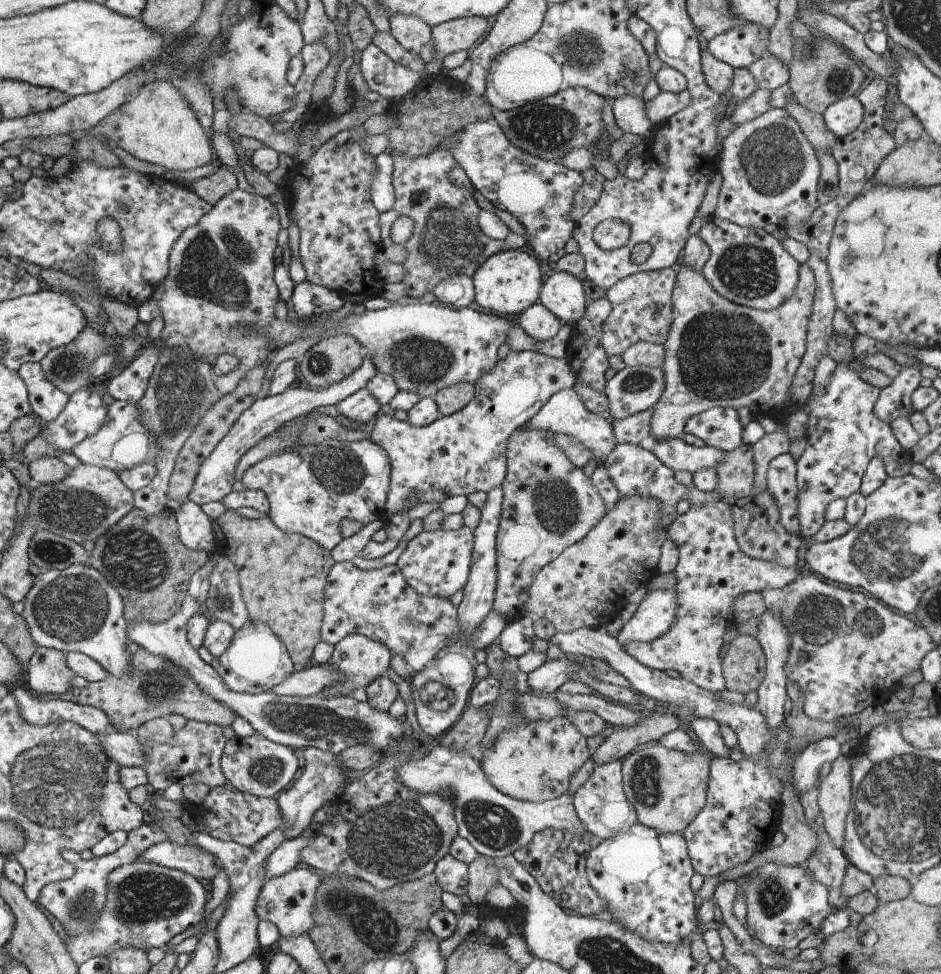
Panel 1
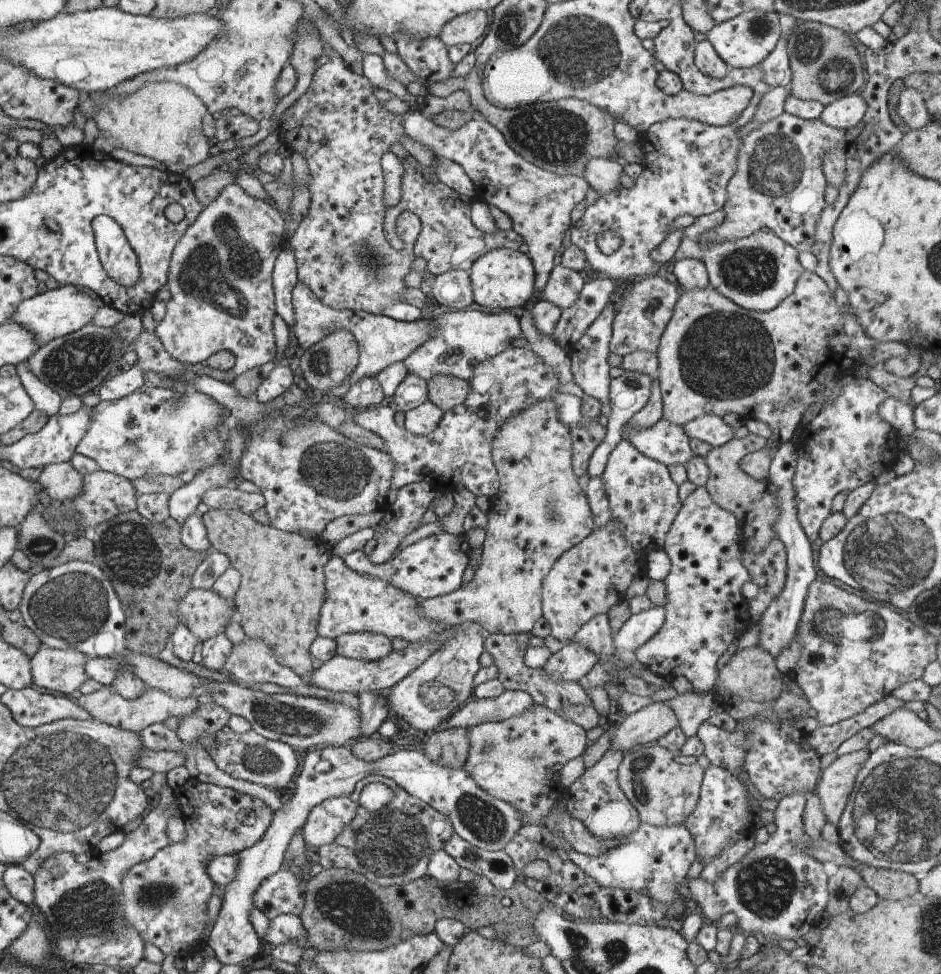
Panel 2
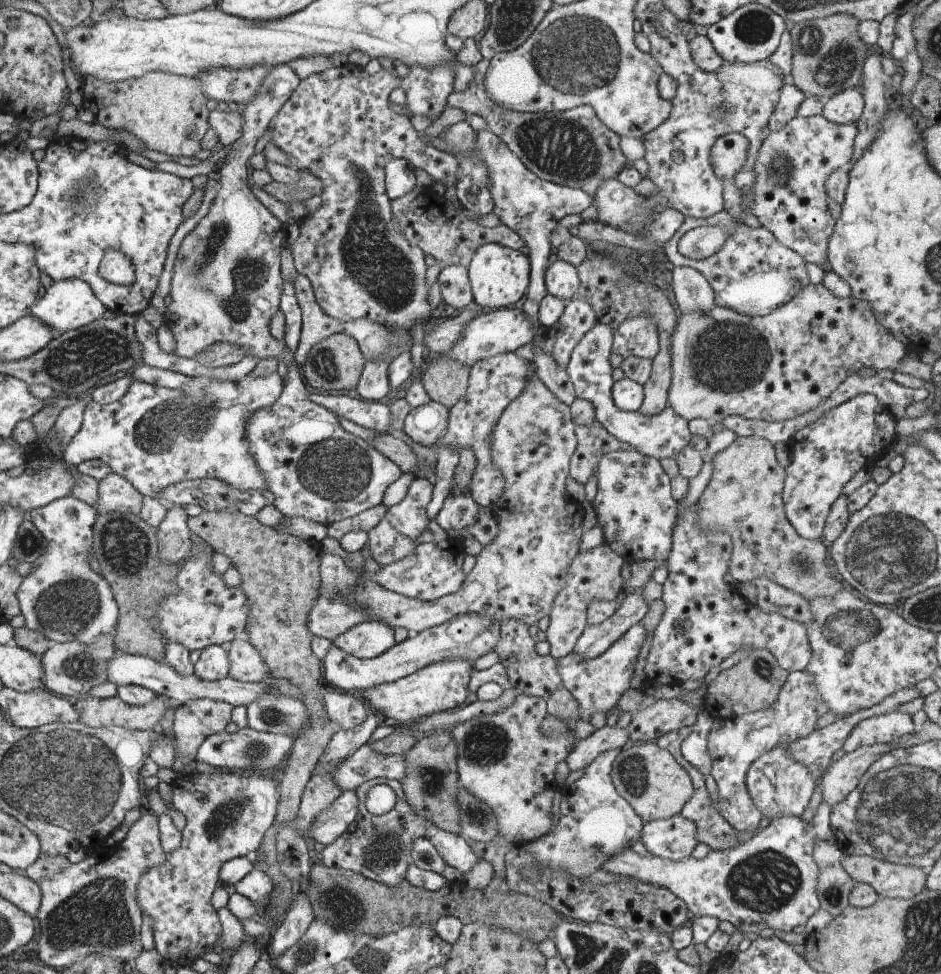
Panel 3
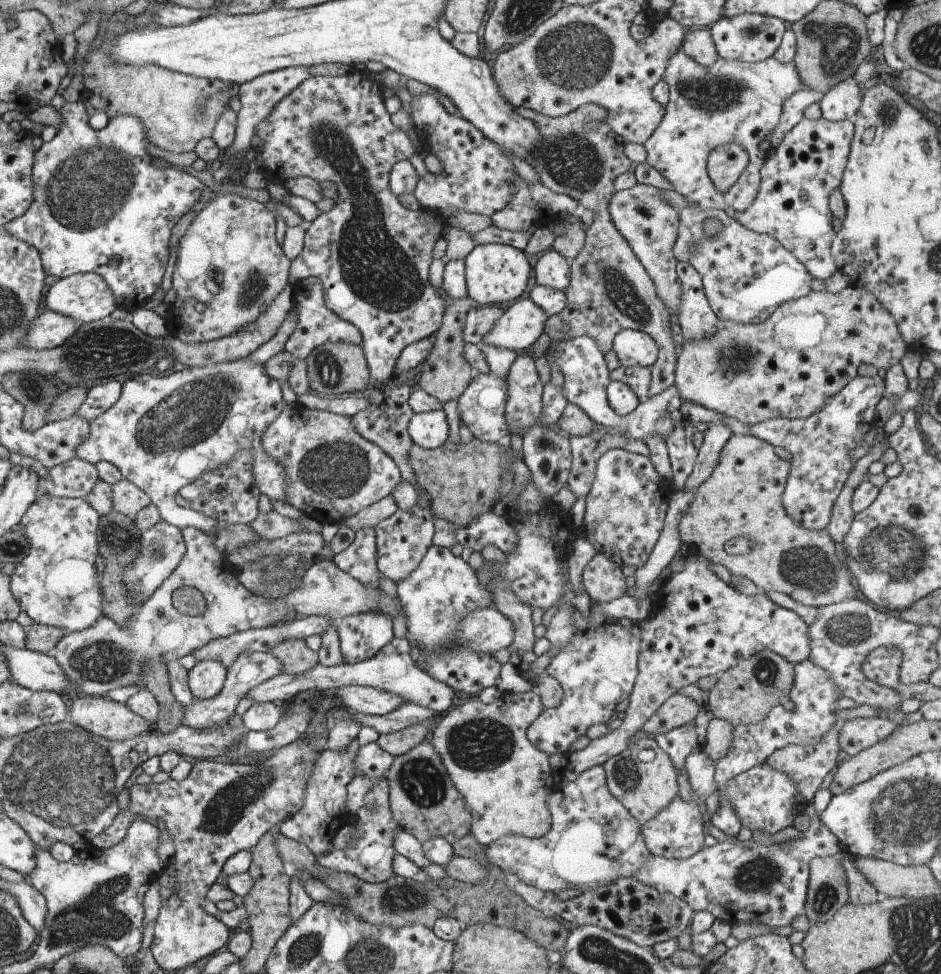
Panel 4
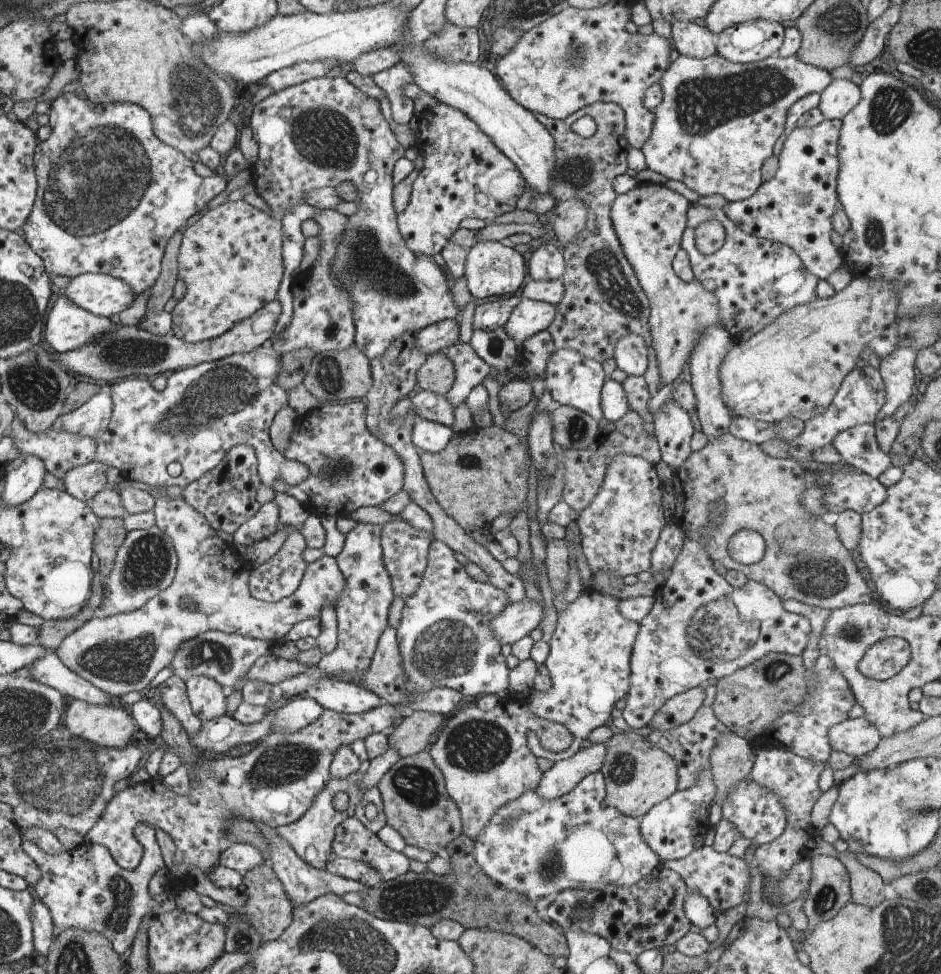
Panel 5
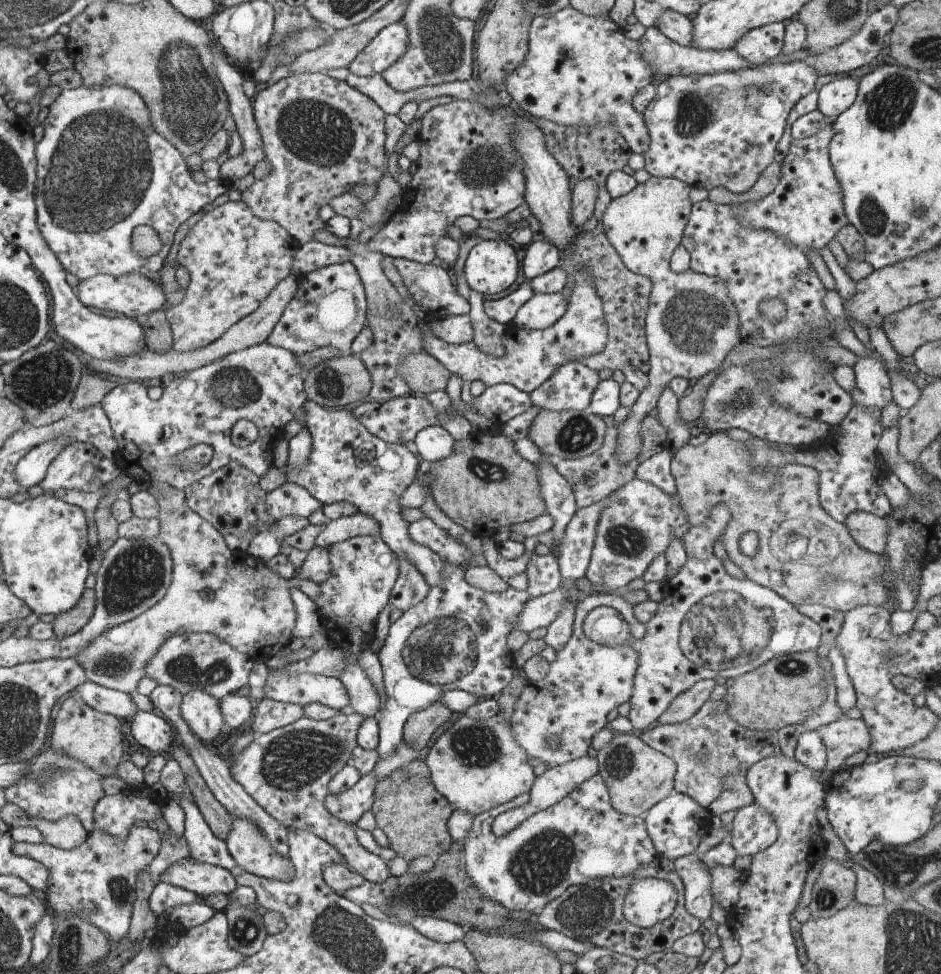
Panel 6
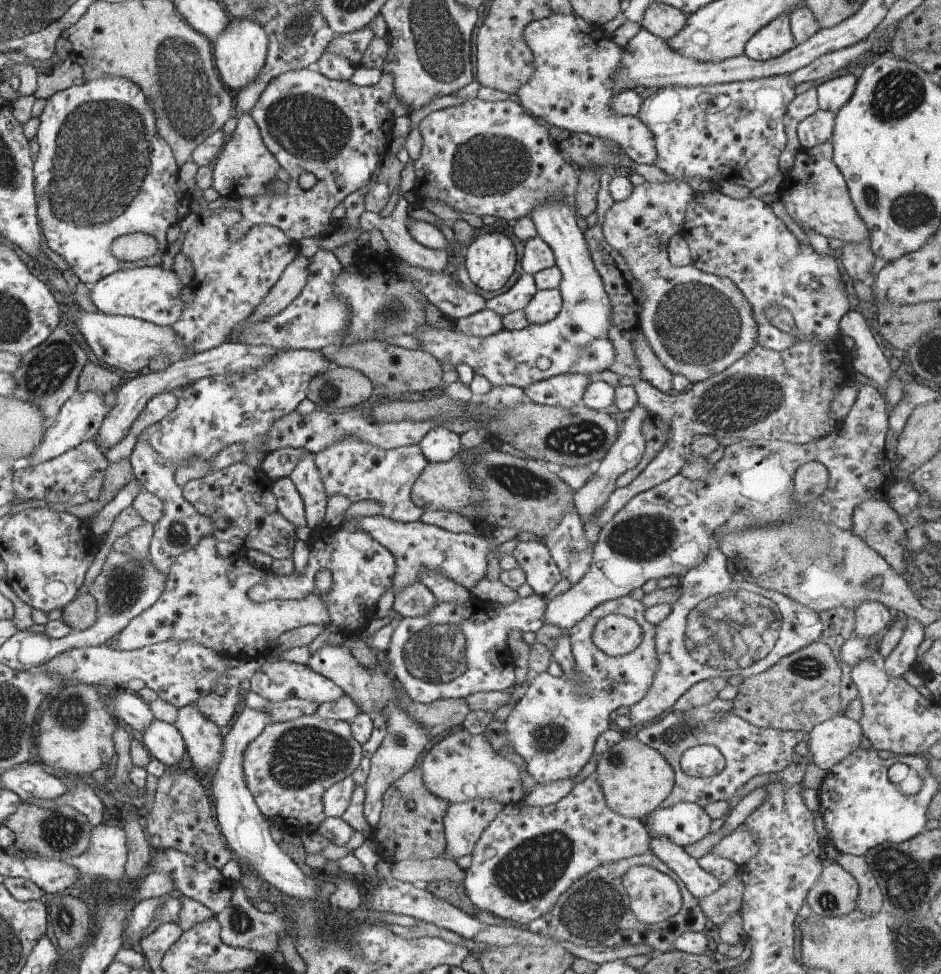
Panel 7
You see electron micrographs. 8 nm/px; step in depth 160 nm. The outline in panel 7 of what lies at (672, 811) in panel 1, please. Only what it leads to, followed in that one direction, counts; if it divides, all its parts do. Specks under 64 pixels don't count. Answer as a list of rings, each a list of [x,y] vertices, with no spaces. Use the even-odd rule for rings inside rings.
[[[637,737],[633,739],[623,738],[618,744],[598,756],[597,771],[594,776],[602,789],[606,804],[614,812],[631,819],[644,818],[655,809],[658,809],[672,792],[675,783],[675,774],[668,761],[660,752],[641,743]]]

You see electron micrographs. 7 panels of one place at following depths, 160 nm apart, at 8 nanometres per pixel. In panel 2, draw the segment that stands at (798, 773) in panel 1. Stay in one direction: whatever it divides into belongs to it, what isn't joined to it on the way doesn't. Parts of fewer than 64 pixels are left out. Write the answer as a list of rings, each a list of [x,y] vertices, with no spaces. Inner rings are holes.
[[[792,793],[778,802],[774,811],[774,823],[776,824],[774,833],[762,834],[754,848],[748,851],[737,863],[731,864],[726,870],[723,870],[714,882],[708,882],[701,876],[690,878],[687,874],[683,884],[688,886],[688,890],[691,891],[691,899],[706,921],[719,920],[724,914],[732,912],[732,914],[736,914],[738,919],[736,929],[746,936],[763,934],[771,943],[777,943],[781,938],[788,940],[802,938],[812,926],[818,924],[817,922],[827,907],[829,899],[827,887],[829,877],[824,873],[824,860],[819,861],[816,857],[808,854],[811,840],[803,827],[803,810],[807,796],[808,793]]]

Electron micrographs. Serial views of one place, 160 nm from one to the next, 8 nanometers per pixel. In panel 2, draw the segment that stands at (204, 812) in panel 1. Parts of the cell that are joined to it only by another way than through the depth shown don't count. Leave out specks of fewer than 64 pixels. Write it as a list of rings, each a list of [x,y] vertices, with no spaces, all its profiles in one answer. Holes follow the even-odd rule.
[[[190,777],[182,786],[175,789],[176,802],[183,812],[186,822],[186,837],[179,843],[169,844],[159,850],[150,860],[132,867],[123,880],[123,915],[143,936],[146,944],[157,946],[165,956],[178,954],[174,950],[178,946],[190,946],[194,940],[204,938],[208,934],[209,922],[208,901],[214,890],[214,881],[207,871],[208,863],[219,854],[239,854],[244,849],[254,846],[266,834],[274,818],[274,808],[258,797],[236,789],[221,787],[215,782],[208,783]]]

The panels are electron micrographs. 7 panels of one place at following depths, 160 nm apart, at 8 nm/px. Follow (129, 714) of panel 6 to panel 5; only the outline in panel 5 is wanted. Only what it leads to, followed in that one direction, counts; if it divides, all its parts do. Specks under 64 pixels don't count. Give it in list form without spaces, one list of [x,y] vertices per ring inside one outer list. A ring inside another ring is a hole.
[[[49,651],[47,656],[37,659],[29,667],[31,676],[35,680],[58,690],[64,696],[72,696],[74,699],[87,701],[88,704],[101,706],[119,703],[102,689],[84,680],[78,673],[72,672],[60,661],[58,654],[54,651]]]

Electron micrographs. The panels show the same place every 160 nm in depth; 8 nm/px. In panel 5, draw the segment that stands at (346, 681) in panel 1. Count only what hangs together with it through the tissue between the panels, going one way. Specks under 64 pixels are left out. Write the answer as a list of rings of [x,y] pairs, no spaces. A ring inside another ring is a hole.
[[[357,523],[346,535],[342,552],[335,557],[343,576],[347,578],[347,588],[335,606],[338,626],[336,649],[332,654],[323,656],[322,663],[317,665],[324,674],[360,676],[366,672],[371,667],[374,650],[378,650],[380,636],[389,626],[389,610],[395,597],[384,566],[381,535],[381,526]]]

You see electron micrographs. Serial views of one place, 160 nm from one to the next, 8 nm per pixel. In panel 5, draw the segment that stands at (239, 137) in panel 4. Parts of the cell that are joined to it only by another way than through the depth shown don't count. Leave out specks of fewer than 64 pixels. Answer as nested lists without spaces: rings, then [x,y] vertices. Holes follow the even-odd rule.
[[[336,61],[298,63],[292,67],[272,72],[267,79],[260,83],[260,86],[270,87],[274,92],[280,92],[284,88],[290,88],[314,78],[327,76],[330,68],[336,65],[340,64]]]

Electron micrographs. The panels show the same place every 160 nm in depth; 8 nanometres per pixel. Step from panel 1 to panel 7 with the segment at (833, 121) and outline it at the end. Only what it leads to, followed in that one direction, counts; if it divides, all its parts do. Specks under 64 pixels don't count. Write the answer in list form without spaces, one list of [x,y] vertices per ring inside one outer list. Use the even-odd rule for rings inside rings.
[[[850,73],[818,85],[816,90],[819,108],[837,113],[852,98],[856,83],[856,76]]]

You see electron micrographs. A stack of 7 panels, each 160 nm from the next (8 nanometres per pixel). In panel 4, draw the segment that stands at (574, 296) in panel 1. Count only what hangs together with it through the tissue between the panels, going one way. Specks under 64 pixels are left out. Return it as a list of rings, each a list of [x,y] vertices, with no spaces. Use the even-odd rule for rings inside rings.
[[[554,249],[546,250],[534,268],[534,278],[538,285],[564,291],[571,277],[570,262]]]

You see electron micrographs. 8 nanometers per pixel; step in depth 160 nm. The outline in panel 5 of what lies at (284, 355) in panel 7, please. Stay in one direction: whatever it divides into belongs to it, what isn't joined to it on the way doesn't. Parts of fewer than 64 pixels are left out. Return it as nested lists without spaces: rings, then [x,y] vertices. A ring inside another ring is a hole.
[[[267,343],[248,353],[236,353],[227,359],[202,363],[170,373],[166,388],[162,391],[155,389],[148,377],[124,378],[108,388],[114,402],[113,412],[106,432],[102,432],[102,436],[98,438],[94,461],[126,472],[132,481],[158,488],[175,485],[183,490],[188,484],[195,483],[207,475],[212,468],[219,467],[224,456],[227,456],[232,448],[238,444],[248,444],[259,453],[259,470],[263,484],[276,489],[274,502],[278,504],[280,516],[277,530],[286,528],[300,530],[311,514],[294,497],[284,494],[281,486],[282,483],[290,486],[298,485],[304,478],[308,478],[308,468],[294,460],[286,460],[283,453],[275,448],[269,436],[275,417],[283,411],[290,400],[290,392],[278,384],[282,369],[282,355],[274,346]],[[256,420],[258,420],[258,434],[248,434],[244,430],[246,424],[252,424]]]

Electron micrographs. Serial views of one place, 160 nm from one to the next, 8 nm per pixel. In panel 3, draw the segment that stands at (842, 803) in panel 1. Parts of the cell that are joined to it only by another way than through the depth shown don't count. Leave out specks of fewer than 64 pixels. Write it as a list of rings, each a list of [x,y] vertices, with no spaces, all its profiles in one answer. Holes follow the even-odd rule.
[[[877,742],[872,746],[858,747],[846,753],[840,760],[832,762],[819,780],[823,800],[830,808],[835,807],[836,803],[857,787],[872,764],[892,750],[891,743]]]

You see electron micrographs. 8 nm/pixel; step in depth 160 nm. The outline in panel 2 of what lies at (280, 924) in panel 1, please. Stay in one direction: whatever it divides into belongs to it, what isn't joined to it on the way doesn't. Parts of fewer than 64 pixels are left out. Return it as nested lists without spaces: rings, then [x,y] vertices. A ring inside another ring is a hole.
[[[280,869],[258,886],[253,901],[269,920],[281,914],[301,916],[305,907],[300,880],[291,871]]]

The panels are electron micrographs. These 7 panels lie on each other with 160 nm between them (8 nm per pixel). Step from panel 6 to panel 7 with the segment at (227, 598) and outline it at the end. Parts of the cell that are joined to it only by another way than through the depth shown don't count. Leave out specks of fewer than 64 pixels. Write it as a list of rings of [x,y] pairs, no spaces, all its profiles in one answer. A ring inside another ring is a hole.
[[[202,537],[202,540],[199,540],[197,545],[188,552],[182,553],[181,555],[178,555],[178,558],[175,558],[175,561],[172,563],[172,566],[169,568],[169,573],[167,574],[167,582],[166,582],[166,588],[161,596],[161,598],[158,600],[158,602],[154,603],[150,608],[147,608],[146,611],[141,612],[138,616],[135,616],[134,619],[131,620],[130,623],[127,624],[126,628],[123,628],[122,631],[119,632],[119,634],[116,636],[116,639],[114,641],[114,645],[117,645],[119,647],[118,650],[120,651],[133,651],[134,649],[141,649],[142,647],[146,647],[148,645],[153,645],[156,643],[161,643],[167,640],[170,640],[172,638],[177,637],[180,641],[192,641],[194,643],[198,643],[201,645],[204,645],[205,647],[208,647],[209,649],[212,649],[213,651],[224,652],[224,654],[242,654],[247,653],[248,658],[256,658],[258,656],[258,652],[261,654],[262,657],[264,656],[270,656],[273,652],[273,644],[276,638],[280,636],[283,632],[288,632],[288,630],[292,630],[293,628],[298,628],[299,626],[306,626],[306,624],[319,624],[321,626],[328,625],[332,622],[332,613],[329,611],[328,608],[328,597],[332,590],[333,586],[333,576],[330,570],[319,570],[315,574],[315,582],[314,582],[314,589],[311,595],[308,595],[307,598],[304,599],[286,599],[286,600],[280,600],[276,599],[273,601],[263,602],[263,603],[257,603],[256,601],[253,601],[250,596],[248,596],[250,592],[250,588],[256,586],[258,583],[261,582],[263,579],[263,574],[265,573],[265,570],[260,570],[258,567],[254,566],[252,563],[248,562],[246,559],[241,558],[240,552],[237,554],[234,554],[232,556],[223,557],[218,554],[217,550],[218,542],[210,537]]]

